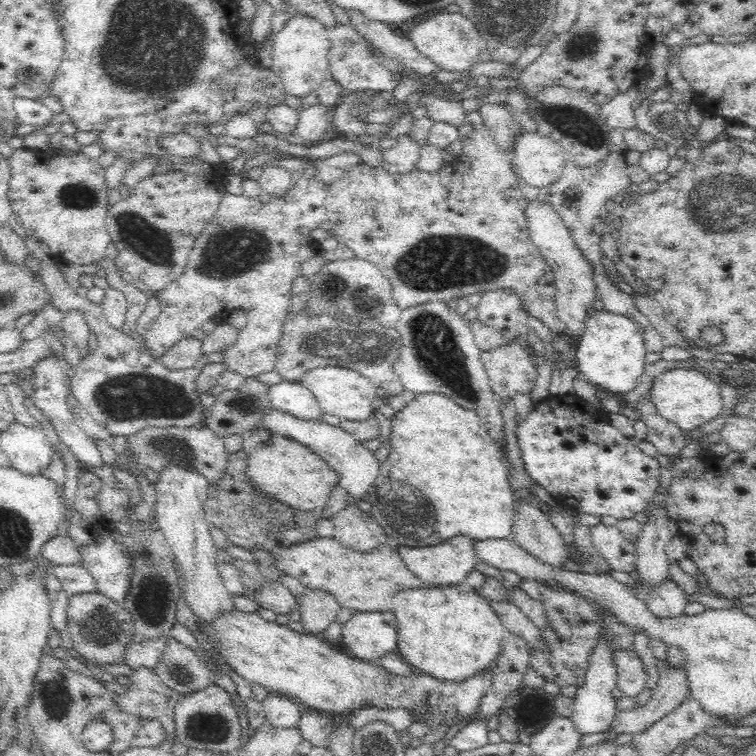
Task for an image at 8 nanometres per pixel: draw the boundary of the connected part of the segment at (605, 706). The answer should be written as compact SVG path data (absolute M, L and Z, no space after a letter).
M600 642L594 647L589 658L590 666L585 674L582 686L576 690L574 696L574 707L571 716L572 723L580 736L585 734L598 734L610 730L616 714L614 697L610 691L616 687L616 667L612 663L612 652L604 643Z

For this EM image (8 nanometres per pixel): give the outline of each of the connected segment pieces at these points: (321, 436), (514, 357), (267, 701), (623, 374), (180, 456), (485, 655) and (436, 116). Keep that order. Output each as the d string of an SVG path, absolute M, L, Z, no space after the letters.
M275 409L272 412L268 412L260 424L270 429L272 433L304 444L336 472L339 480L338 484L344 488L344 492L348 492L349 496L356 500L367 501L370 487L379 473L379 464L372 452L361 446L361 443L356 441L350 434L323 421L303 422L298 418L294 418L294 416L283 414Z
M512 341L482 350L481 361L497 400L510 401L516 394L530 395L535 388L538 360L531 351Z
M268 694L261 702L261 708L265 712L265 720L276 728L296 728L303 707L295 700L281 696L281 694Z
M595 311L584 320L584 332L571 351L572 365L580 377L595 389L614 395L626 394L636 387L637 378L644 372L646 349L643 332L626 315Z
M200 425L170 428L148 427L131 435L129 442L130 449L136 454L140 470L145 465L145 468L151 468L160 473L169 462L174 462L176 465L186 467L186 469L200 472L206 477L210 486L219 482L226 472L228 452L224 446L223 438Z
M465 582L422 585L419 589L396 593L392 602L397 620L398 655L437 680L458 683L486 670L497 660L501 647L511 636L487 599Z
M424 95L421 97L427 110L427 116L435 122L445 122L462 130L467 129L466 111L462 107L462 102L449 100L446 98Z

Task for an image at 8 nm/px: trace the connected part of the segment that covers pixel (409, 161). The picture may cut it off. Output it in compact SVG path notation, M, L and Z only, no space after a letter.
M410 134L400 135L383 147L381 166L392 174L406 174L406 172L414 170L418 158L420 158L420 149L420 144Z

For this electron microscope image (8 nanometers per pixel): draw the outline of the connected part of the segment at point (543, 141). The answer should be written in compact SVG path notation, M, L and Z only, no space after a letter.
M538 132L522 135L514 146L514 153L517 174L529 187L544 188L554 184L566 163L562 146Z

